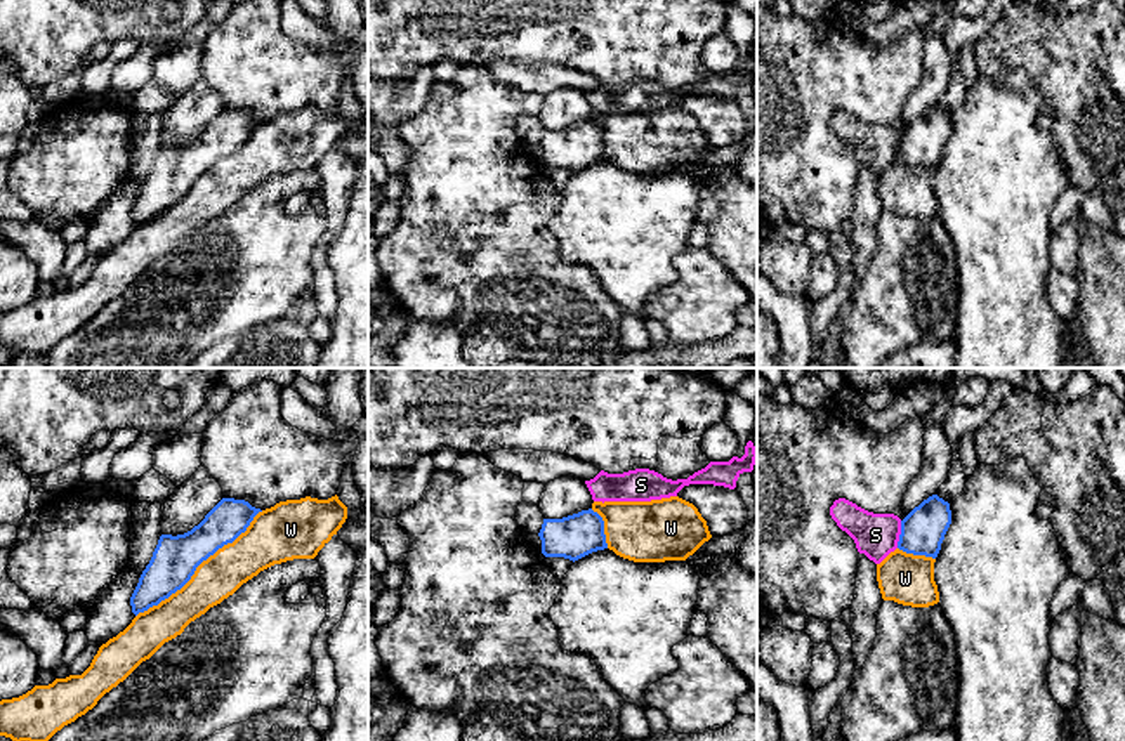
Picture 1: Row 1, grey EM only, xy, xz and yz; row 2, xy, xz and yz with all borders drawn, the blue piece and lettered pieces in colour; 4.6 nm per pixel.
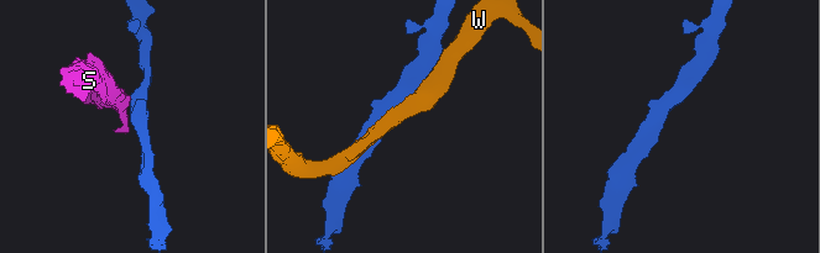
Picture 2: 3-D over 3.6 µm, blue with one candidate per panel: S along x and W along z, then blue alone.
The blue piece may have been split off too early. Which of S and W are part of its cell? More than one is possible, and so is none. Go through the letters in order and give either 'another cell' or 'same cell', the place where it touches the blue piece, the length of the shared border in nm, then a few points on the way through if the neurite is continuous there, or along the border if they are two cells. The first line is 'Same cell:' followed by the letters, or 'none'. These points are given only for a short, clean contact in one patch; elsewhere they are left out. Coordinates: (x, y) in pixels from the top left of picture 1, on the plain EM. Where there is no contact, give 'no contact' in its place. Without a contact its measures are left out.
Same cell: none
S: another cell | yz (900, 146) | 130 nm | along yz (901, 132), (896, 158)
W: another cell | xy (198, 176) | 750 nm

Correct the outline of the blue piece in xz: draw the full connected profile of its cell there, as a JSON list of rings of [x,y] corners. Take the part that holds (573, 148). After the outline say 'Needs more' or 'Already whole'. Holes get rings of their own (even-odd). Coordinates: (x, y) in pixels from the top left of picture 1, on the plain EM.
[[[592,120],[562,130],[543,130],[538,148],[545,168],[564,168],[573,174],[608,160],[604,132]]]. Already whole

